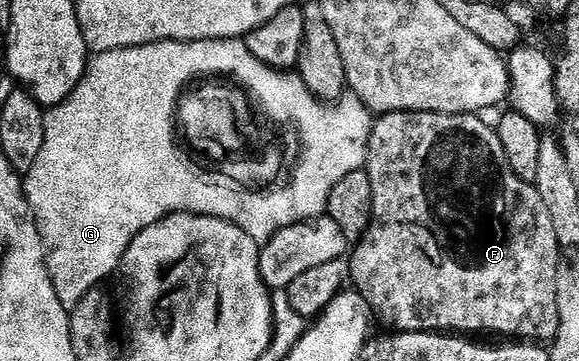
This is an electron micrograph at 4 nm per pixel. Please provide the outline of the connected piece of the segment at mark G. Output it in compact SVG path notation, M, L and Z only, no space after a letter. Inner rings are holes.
M240 38L196 40L196 46L192 46L192 40L165 40L135 48L99 52L89 57L86 72L70 97L46 112L44 147L40 150L40 158L36 158L32 170L25 177L24 191L34 211L42 244L46 247L46 269L50 272L56 298L60 298L67 310L73 310L84 294L99 287L103 283L101 280L108 279L113 272L115 275L119 271L124 254L136 234L160 222L171 212L191 212L197 216L227 220L240 226L244 234L261 246L288 226L317 220L326 212L326 203L336 182L344 182L348 174L365 169L374 120L370 109L357 96L347 94L337 101L340 110L334 109L334 140L330 146L326 144L324 156L314 154L314 150L306 152L304 180L298 180L298 166L306 146L302 144L300 150L296 150L294 122L278 122L278 130L272 132L274 138L266 134L262 136L262 124L256 124L260 108L252 98L248 98L248 94L244 94L244 90L250 92L244 88L244 82L222 72L192 76L196 70L194 66L200 66L202 60L210 62L210 58L206 58L206 46L228 46L228 50L242 50L244 47L240 46ZM162 64L166 64L166 74L162 74L162 80L166 76L166 84L176 86L186 80L174 100L172 126L168 112L164 112L162 118L158 110L160 106L154 104L152 96L152 72L162 72ZM220 160L224 168L214 166L214 162Z

